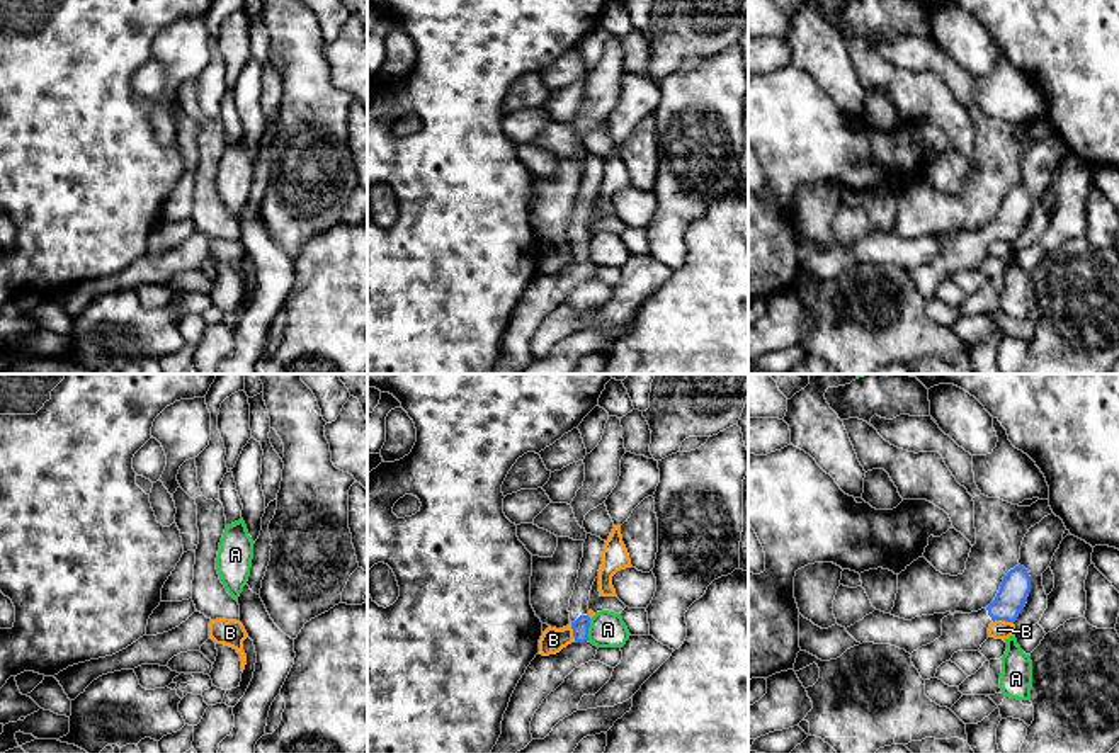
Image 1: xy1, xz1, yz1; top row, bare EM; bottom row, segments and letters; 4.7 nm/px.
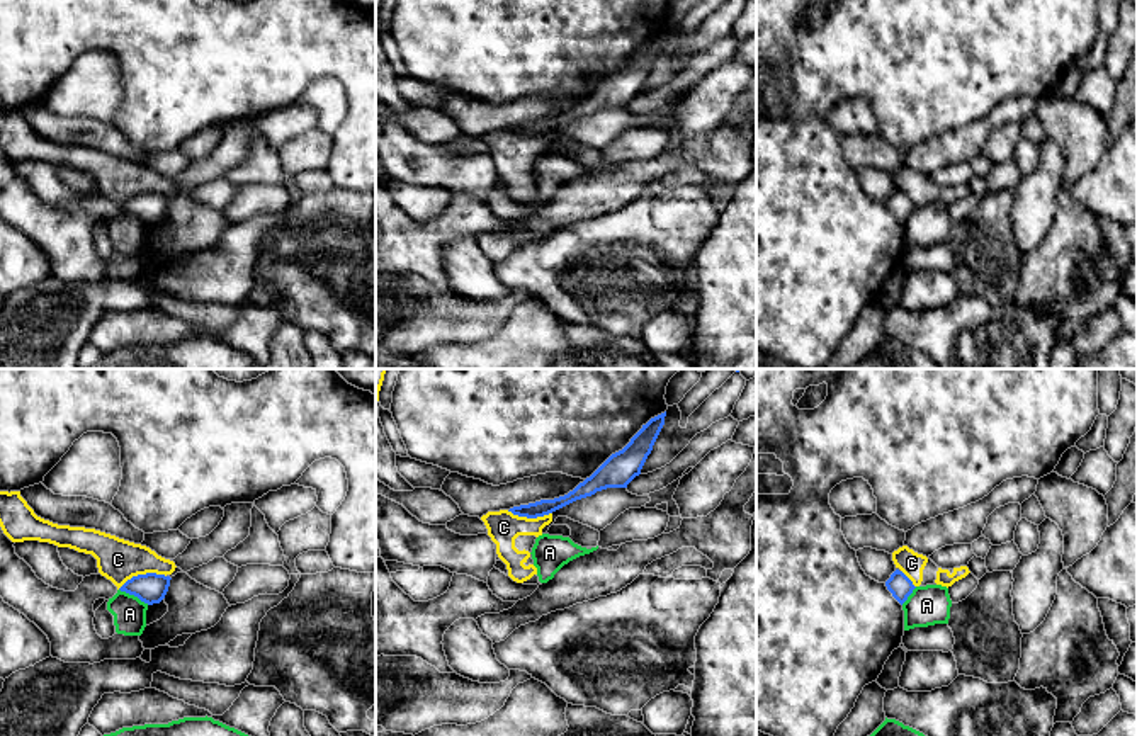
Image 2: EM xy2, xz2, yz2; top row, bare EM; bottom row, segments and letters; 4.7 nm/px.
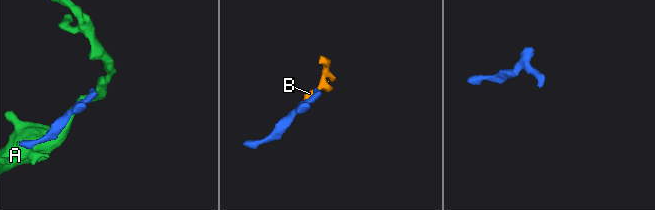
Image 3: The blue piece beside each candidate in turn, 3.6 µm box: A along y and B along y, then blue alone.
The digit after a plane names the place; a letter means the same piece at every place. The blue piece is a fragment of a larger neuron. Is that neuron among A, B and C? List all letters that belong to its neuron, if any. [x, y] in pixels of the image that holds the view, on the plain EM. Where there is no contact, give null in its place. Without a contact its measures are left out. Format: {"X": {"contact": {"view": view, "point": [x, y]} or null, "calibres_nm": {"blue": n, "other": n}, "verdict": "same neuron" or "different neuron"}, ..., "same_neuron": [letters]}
{"A": {"contact": {"view": "xy2", "point": [135, 215]}, "calibres_nm": {"blue": 140, "other": 160}, "verdict": "different neuron"}, "B": {"contact": {"view": "yz1", "point": [1002, 238]}, "calibres_nm": {"blue": 140, "other": 90}, "verdict": "different neuron"}, "C": {"contact": {"view": "xy2", "point": [141, 194]}, "calibres_nm": {"blue": 140, "other": 200}, "verdict": "different neuron"}, "same_neuron": []}

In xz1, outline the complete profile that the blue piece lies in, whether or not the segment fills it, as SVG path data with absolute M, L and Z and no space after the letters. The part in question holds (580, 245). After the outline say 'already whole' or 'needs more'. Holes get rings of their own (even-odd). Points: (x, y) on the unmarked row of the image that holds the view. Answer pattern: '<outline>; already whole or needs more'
M587 153L587 158L583 161L583 177L568 226L575 262L588 260L588 219L592 204L599 195L602 184L604 163L605 160L592 153Z; needs more

